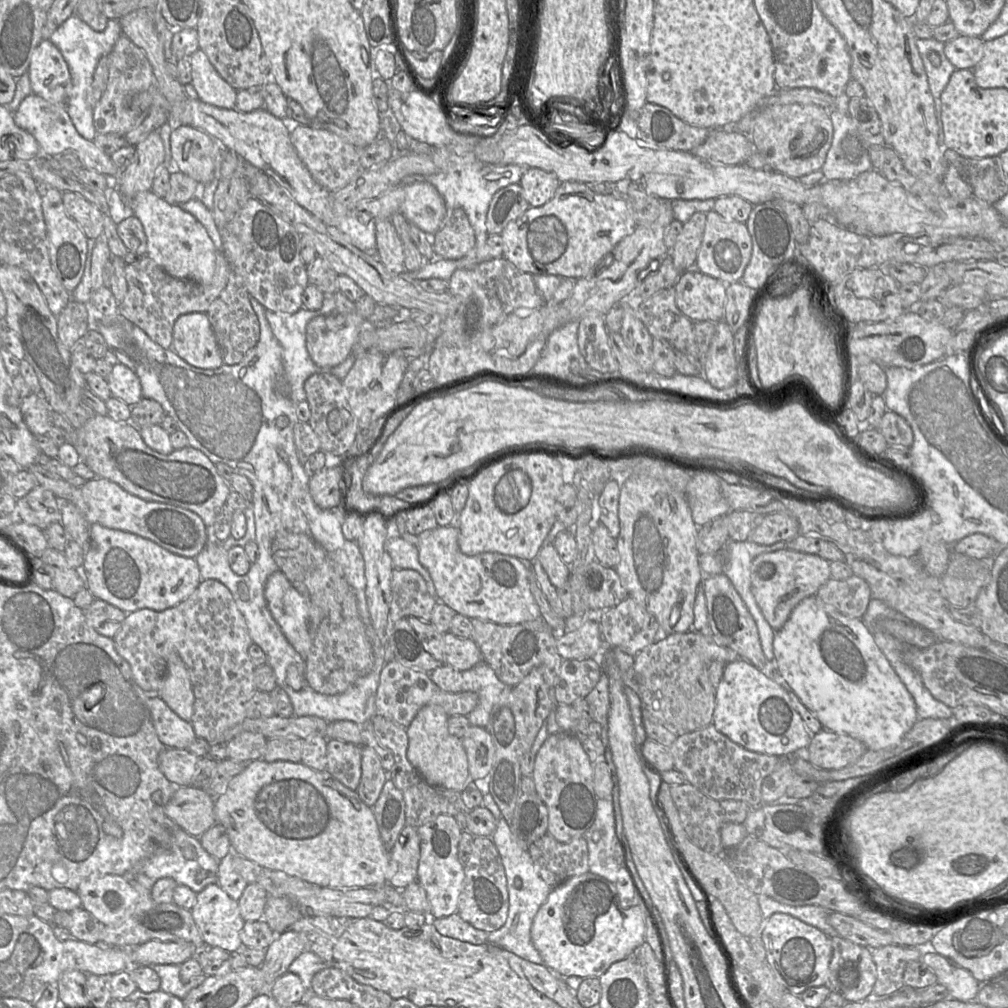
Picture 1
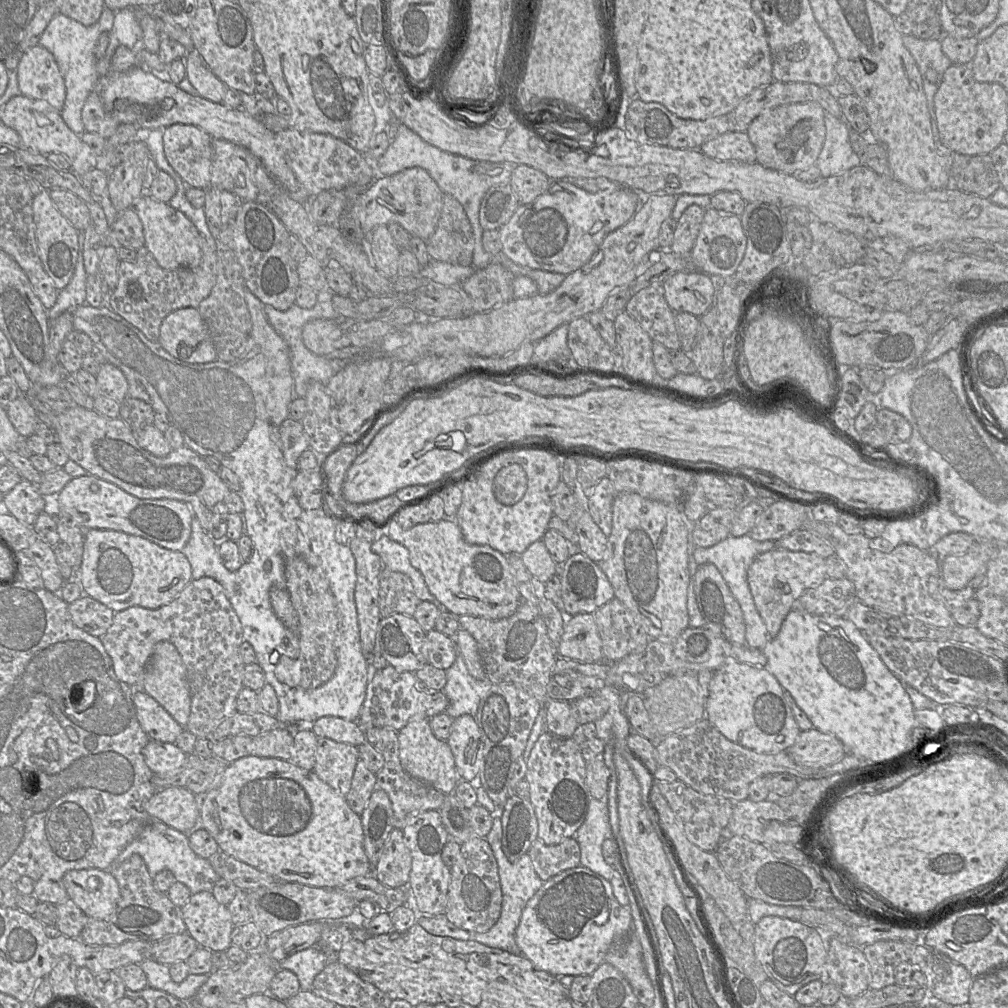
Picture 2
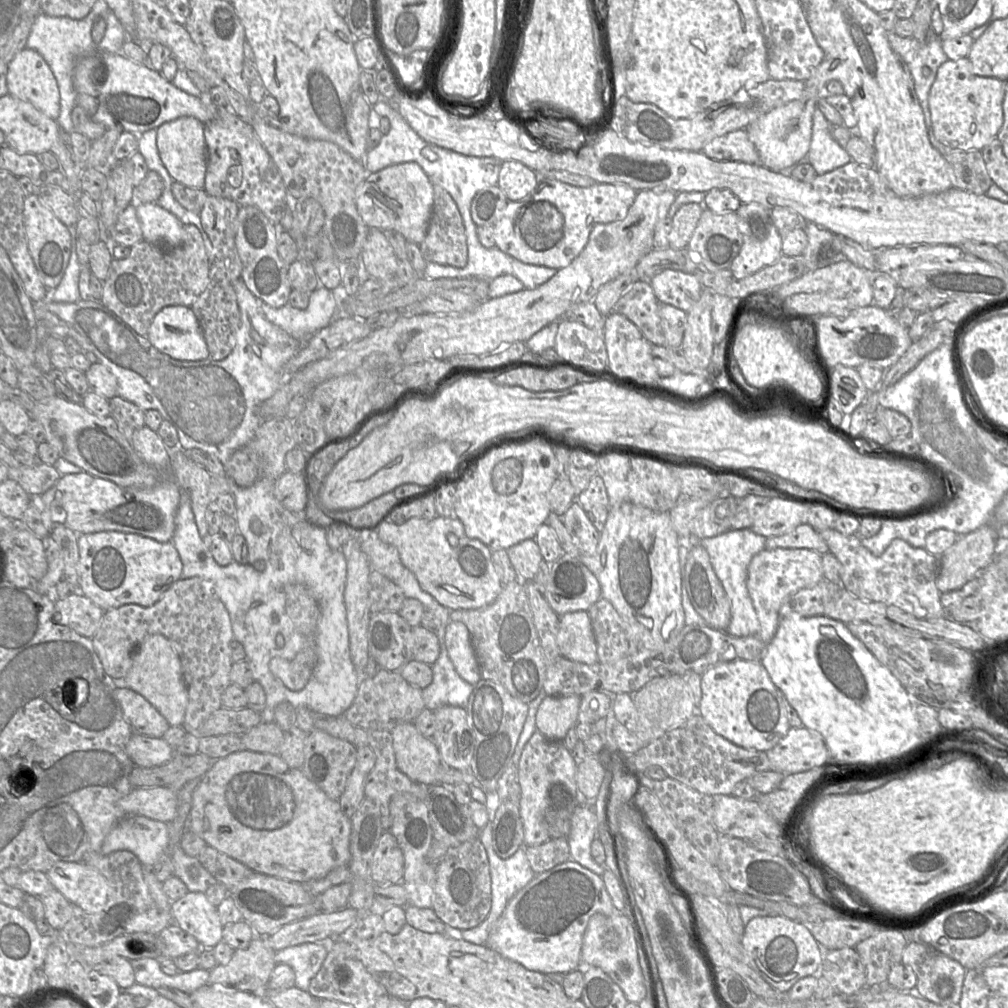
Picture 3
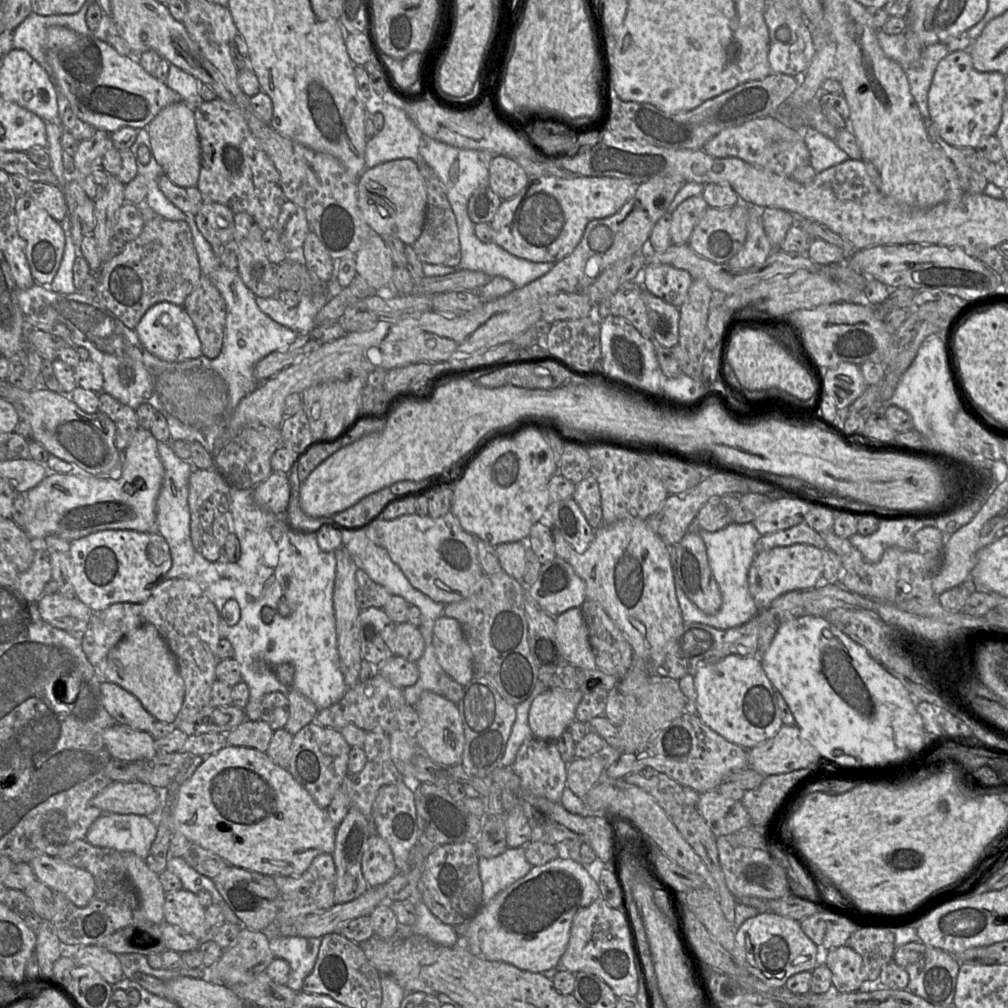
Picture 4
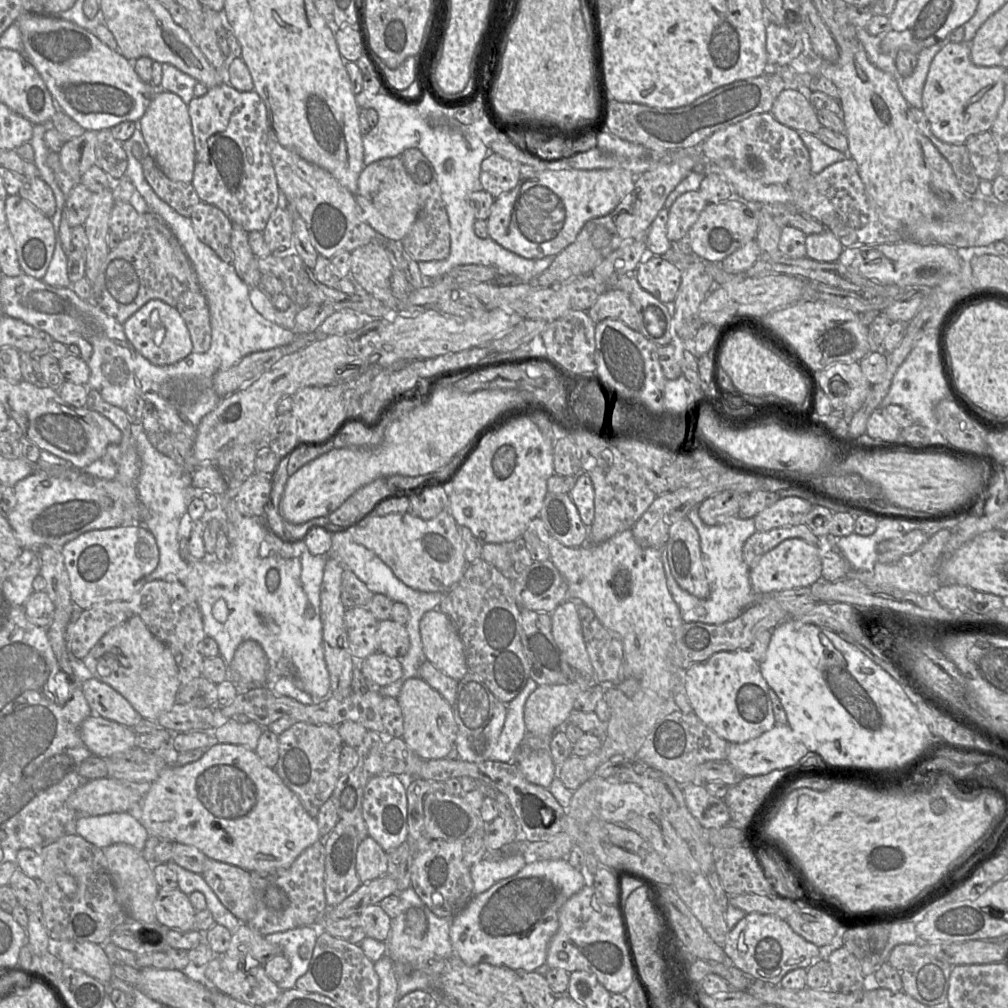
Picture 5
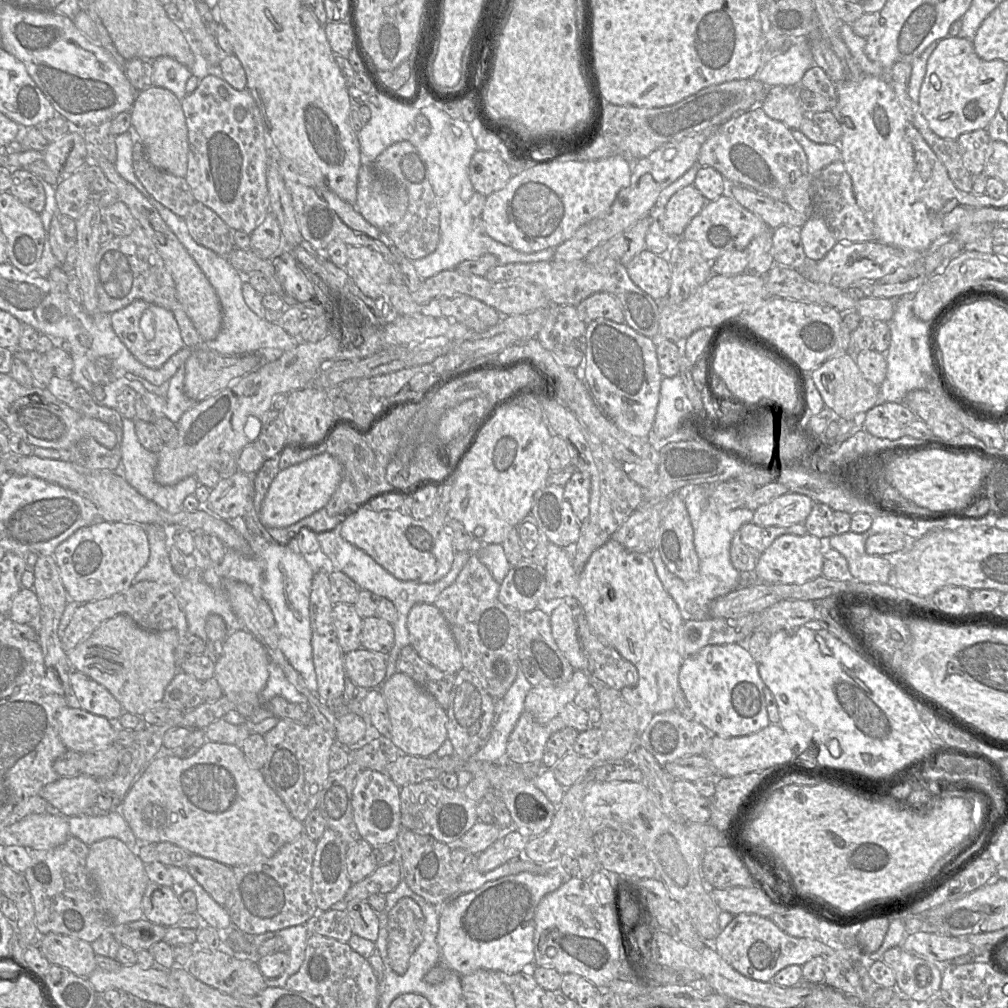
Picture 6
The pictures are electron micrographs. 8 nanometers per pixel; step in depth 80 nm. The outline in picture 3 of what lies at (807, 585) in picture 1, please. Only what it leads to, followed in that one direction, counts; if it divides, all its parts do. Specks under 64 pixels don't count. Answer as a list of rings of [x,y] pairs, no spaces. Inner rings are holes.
[[[806,548],[764,549],[753,557],[748,567],[747,588],[760,622],[760,639],[769,644],[780,623],[779,611],[784,601],[801,589],[824,579],[822,555]]]

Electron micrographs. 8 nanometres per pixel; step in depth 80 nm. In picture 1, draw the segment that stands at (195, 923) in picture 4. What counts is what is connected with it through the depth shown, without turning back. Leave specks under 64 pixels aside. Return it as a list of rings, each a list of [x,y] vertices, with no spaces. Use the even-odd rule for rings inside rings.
[[[218,884],[209,885],[198,893],[196,903],[190,912],[206,947],[217,947],[232,953],[242,946],[240,933],[245,921],[240,915],[238,902]]]

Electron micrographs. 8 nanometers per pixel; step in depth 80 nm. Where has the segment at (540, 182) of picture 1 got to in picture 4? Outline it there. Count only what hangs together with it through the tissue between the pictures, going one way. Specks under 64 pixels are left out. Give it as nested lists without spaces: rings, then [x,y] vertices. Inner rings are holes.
[[[494,155],[489,165],[489,187],[502,199],[517,195],[529,183],[519,163],[505,155]]]

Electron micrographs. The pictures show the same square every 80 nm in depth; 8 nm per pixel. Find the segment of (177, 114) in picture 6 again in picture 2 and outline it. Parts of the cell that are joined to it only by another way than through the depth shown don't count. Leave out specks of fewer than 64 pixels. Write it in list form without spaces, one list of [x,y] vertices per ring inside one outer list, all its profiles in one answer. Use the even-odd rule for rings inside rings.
[[[174,124],[164,129],[165,157],[188,187],[211,188],[213,138],[199,127]]]

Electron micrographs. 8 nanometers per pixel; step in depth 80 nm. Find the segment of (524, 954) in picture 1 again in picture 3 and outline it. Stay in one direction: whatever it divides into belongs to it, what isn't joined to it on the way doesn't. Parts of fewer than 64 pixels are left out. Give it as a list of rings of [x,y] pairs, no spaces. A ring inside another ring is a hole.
[[[489,822],[479,834],[479,839],[482,842],[489,861],[490,876],[491,876],[491,891],[492,891],[492,905],[488,917],[477,927],[467,930],[462,930],[462,939],[477,945],[485,945],[488,936],[494,926],[498,921],[503,911],[505,910],[508,902],[513,898],[513,896],[525,887],[534,877],[533,872],[525,851],[525,847],[518,849],[511,857],[507,859],[500,858],[494,851],[492,845],[492,827],[491,822]]]

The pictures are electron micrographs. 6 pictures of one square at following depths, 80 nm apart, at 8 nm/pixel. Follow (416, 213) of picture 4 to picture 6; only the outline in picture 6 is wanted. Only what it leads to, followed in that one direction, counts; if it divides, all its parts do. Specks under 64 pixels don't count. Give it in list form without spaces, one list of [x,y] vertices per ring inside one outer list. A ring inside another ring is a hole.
[[[362,165],[359,170],[355,206],[370,224],[386,231],[405,215],[408,194],[398,185],[389,188],[377,182],[370,172],[374,166]]]

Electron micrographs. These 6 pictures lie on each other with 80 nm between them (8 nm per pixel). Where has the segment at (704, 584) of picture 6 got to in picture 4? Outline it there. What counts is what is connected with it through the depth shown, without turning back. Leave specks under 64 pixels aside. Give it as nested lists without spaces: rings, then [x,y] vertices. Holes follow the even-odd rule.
[[[695,519],[690,531],[697,532],[706,546],[709,565],[721,591],[723,602],[717,613],[706,614],[686,596],[678,579],[675,578],[676,595],[684,624],[701,623],[716,629],[726,630],[747,623],[758,613],[758,608],[749,591],[748,582],[750,566],[757,556],[755,544],[761,537],[754,527],[754,523],[736,524],[733,522],[719,531],[708,532],[701,529],[696,524]]]

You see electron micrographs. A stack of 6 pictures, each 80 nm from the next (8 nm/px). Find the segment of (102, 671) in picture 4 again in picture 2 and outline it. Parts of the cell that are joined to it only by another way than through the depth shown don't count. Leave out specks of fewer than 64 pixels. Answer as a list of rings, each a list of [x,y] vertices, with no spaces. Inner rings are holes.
[[[161,641],[155,646],[141,682],[141,689],[152,696],[183,727],[186,727],[191,711],[191,694],[186,673],[176,647],[168,641]]]

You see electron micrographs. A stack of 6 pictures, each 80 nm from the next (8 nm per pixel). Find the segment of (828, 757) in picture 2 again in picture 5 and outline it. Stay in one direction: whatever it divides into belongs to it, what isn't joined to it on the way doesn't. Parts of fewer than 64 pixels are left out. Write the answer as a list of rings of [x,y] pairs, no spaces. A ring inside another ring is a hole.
[[[775,725],[769,731],[747,742],[729,743],[725,761],[744,777],[758,776],[768,774],[774,770],[796,766],[807,754],[808,750],[788,725]]]

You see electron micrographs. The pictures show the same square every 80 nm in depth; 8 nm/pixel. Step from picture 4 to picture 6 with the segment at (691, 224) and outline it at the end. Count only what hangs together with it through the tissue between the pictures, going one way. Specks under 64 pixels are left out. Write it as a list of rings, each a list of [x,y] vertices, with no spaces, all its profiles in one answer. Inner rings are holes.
[[[688,185],[675,192],[665,206],[665,231],[674,238],[680,238],[689,222],[700,213],[707,200],[694,186]]]

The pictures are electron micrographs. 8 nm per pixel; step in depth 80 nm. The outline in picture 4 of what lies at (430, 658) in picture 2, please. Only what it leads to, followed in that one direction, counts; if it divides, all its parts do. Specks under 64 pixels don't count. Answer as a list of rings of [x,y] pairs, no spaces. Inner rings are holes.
[[[394,623],[383,634],[384,640],[394,656],[416,662],[425,649],[424,638],[417,625]]]

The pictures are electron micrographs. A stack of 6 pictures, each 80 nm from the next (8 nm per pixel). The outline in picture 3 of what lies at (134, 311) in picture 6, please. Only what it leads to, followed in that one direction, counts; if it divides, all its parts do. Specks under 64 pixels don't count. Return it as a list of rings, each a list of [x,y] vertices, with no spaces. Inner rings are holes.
[[[190,307],[162,308],[154,316],[146,338],[159,352],[178,361],[210,357],[203,331]]]

